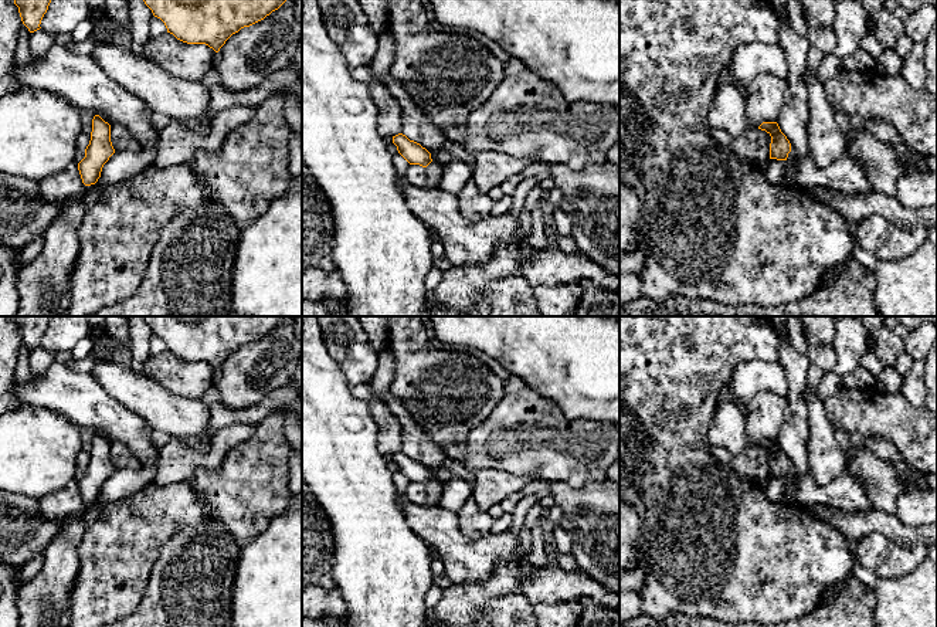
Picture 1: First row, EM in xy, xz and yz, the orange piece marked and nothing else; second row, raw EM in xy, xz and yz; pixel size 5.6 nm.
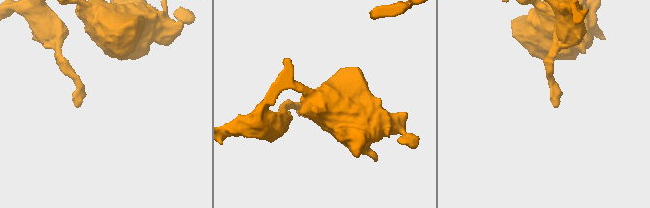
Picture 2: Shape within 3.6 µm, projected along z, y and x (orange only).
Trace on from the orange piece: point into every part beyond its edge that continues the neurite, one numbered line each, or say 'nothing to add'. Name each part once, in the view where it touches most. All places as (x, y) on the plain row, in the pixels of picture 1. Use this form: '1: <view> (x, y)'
1: yz (848, 492)

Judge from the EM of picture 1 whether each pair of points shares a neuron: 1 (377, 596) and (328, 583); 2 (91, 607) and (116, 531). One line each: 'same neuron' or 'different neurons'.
1: different neurons
2: same neuron

